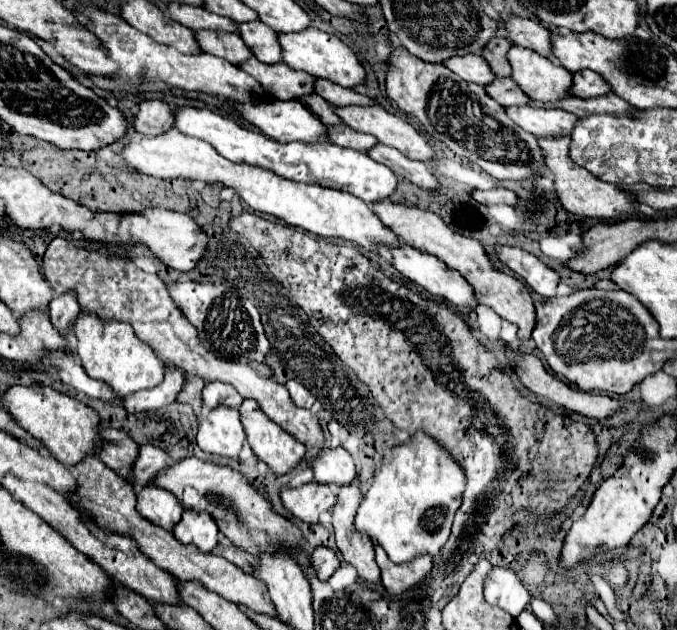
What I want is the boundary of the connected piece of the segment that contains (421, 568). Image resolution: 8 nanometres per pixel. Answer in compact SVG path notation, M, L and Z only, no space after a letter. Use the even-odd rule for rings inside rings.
M374 543L374 549L376 549L376 563L382 571L382 585L392 595L402 595L404 591L412 589L412 585L418 585L420 581L424 581L432 571L430 555L420 555L410 563L394 565L380 545Z

